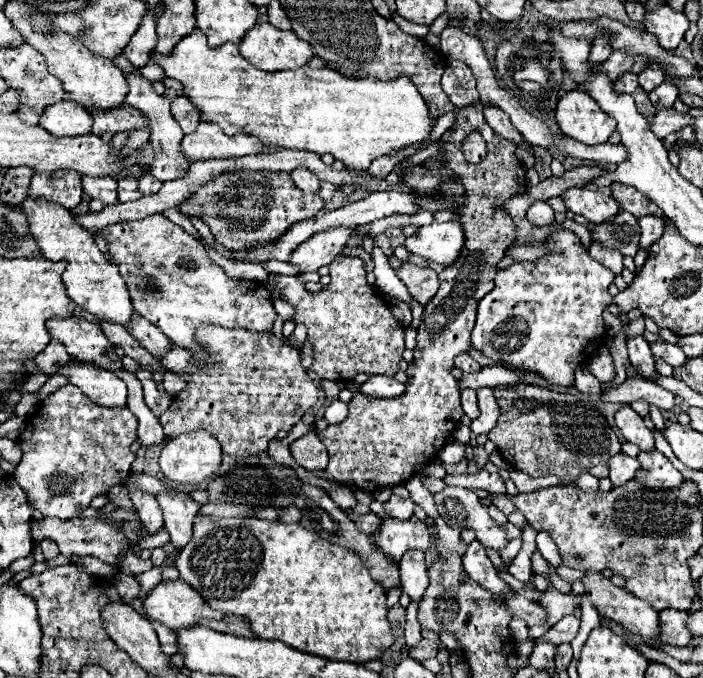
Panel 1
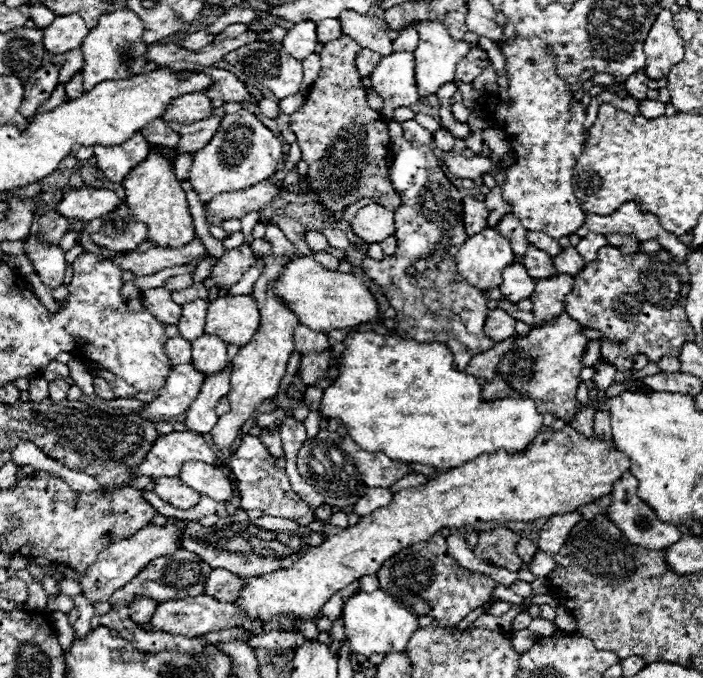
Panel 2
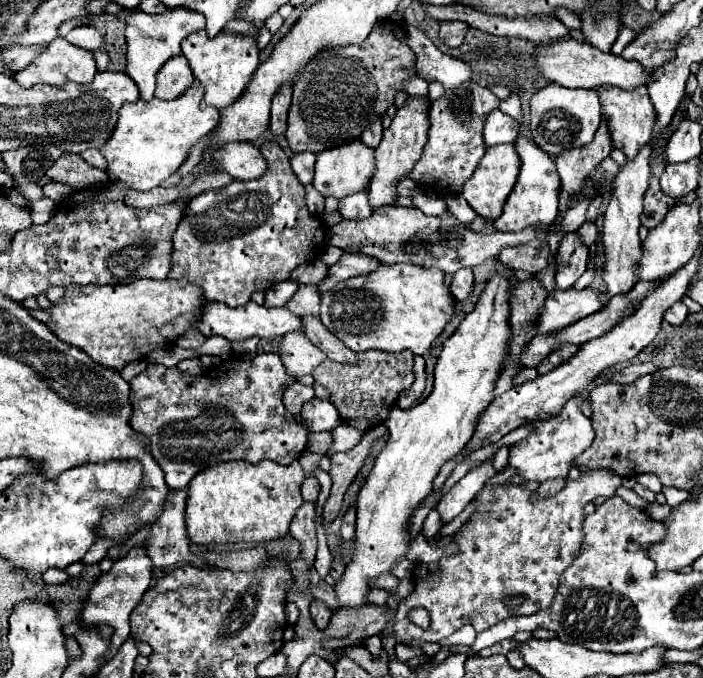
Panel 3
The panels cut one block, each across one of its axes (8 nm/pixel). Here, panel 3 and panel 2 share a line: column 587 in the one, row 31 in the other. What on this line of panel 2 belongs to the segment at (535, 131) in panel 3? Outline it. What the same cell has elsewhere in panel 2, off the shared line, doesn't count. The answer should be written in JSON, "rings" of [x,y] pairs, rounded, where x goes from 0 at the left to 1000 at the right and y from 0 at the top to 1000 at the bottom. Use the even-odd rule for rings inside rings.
{"rings":[[[165,15],[159,21],[148,21],[139,27],[139,35],[125,47],[122,59],[117,62],[117,115],[119,115],[119,133],[128,136],[137,124],[148,118],[179,118],[188,112],[196,112],[205,106],[205,97],[211,94],[211,65],[202,59],[205,35],[188,15]]]}

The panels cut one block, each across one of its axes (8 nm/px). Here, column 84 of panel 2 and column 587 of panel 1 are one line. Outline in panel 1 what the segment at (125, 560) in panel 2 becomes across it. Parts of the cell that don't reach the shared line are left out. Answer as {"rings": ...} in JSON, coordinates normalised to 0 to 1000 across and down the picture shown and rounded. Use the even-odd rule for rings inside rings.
{"rings":[[[836,841],[828,853],[828,861],[834,867],[834,879],[839,882],[839,888],[848,894],[848,900],[856,906],[856,909],[865,909],[868,914],[885,920],[888,926],[916,938],[916,941],[927,941],[936,947],[936,903],[916,885],[899,879],[899,873],[893,873],[890,867],[882,867],[882,864],[873,864],[868,858],[868,853],[862,853],[856,844],[845,844],[845,841]]]}

